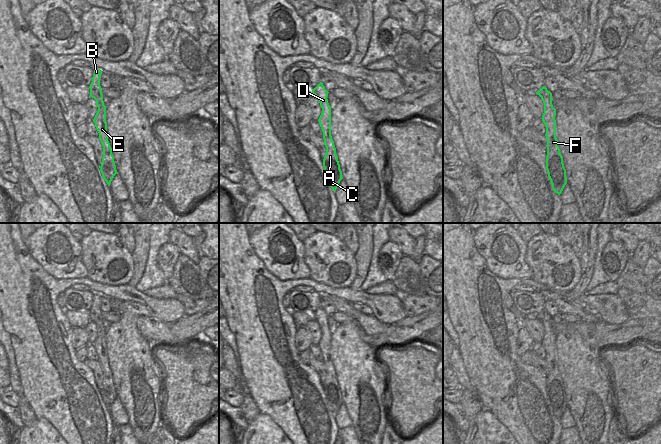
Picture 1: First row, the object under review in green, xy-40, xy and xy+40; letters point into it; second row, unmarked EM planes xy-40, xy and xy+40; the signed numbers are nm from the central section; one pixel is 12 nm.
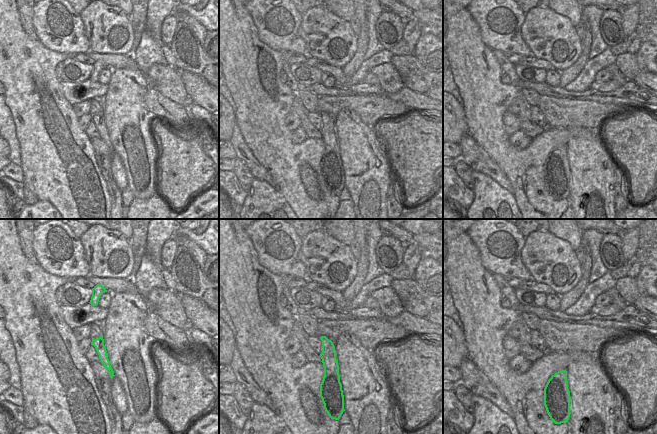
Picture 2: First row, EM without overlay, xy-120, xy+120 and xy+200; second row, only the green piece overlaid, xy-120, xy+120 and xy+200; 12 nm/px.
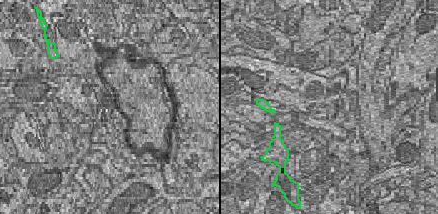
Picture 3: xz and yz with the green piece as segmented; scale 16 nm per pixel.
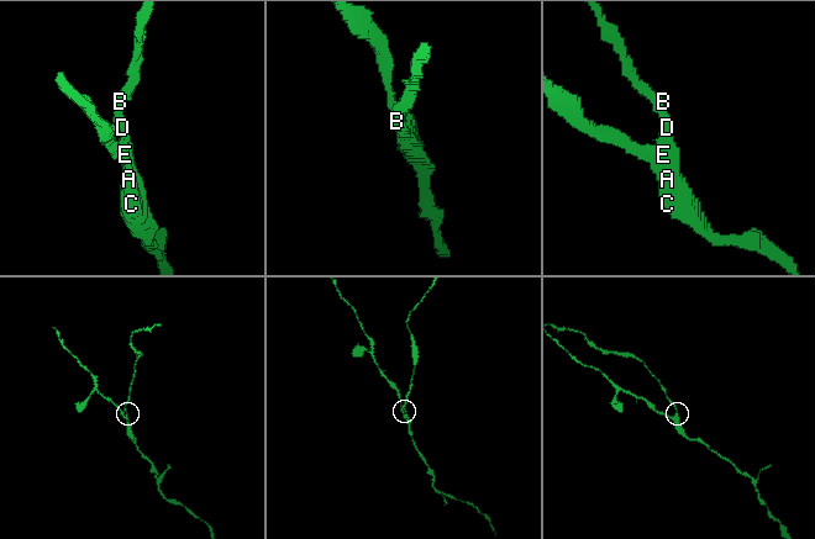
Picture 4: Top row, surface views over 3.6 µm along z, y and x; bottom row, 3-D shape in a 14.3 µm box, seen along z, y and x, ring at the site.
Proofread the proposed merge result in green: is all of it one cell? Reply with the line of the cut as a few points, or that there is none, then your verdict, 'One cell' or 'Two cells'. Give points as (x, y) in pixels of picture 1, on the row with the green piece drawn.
Split along xy (330, 116), (328, 120), (325, 119), (319, 122). Two cells

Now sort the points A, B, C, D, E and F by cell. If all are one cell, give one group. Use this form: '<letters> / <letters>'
A C E F / B D

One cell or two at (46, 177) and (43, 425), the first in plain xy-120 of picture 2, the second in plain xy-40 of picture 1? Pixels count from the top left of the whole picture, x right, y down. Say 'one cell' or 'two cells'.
two cells

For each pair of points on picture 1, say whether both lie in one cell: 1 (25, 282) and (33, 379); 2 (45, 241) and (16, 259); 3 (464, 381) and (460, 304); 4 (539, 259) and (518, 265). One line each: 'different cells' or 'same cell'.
1: same cell
2: different cells
3: different cells
4: different cells

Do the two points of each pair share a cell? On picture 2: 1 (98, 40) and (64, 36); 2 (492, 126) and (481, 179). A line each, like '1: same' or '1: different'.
1: different
2: different

